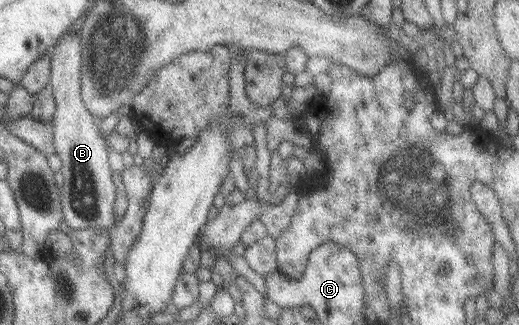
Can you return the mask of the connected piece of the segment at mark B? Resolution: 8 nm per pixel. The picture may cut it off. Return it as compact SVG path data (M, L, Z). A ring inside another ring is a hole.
M61 35L49 58L47 85L55 100L55 111L51 116L52 144L54 154L61 160L59 171L63 174L60 188L61 218L72 230L95 228L108 233L115 226L116 216L112 207L115 186L107 163L107 146L98 133L97 118L83 105L80 92L82 47L79 38Z

